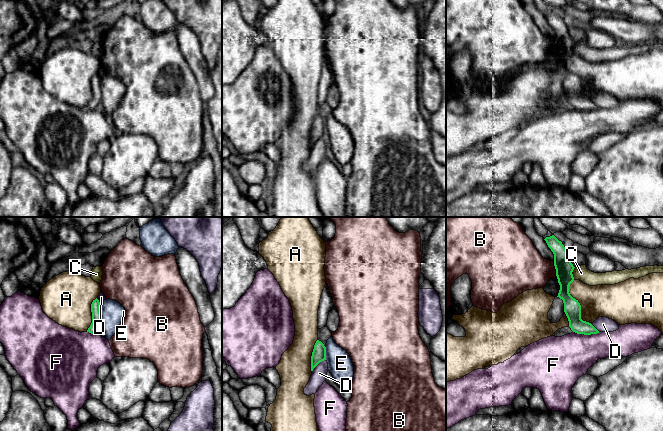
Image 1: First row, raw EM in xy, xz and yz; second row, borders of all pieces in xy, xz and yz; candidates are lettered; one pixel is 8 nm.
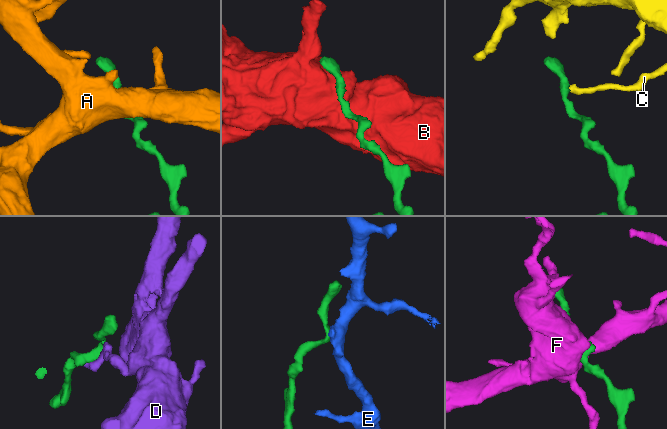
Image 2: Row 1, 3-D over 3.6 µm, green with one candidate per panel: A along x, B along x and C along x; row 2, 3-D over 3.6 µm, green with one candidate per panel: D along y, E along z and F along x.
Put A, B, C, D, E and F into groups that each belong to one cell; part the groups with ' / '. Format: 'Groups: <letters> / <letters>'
Groups: A / B / C / D / E / F

